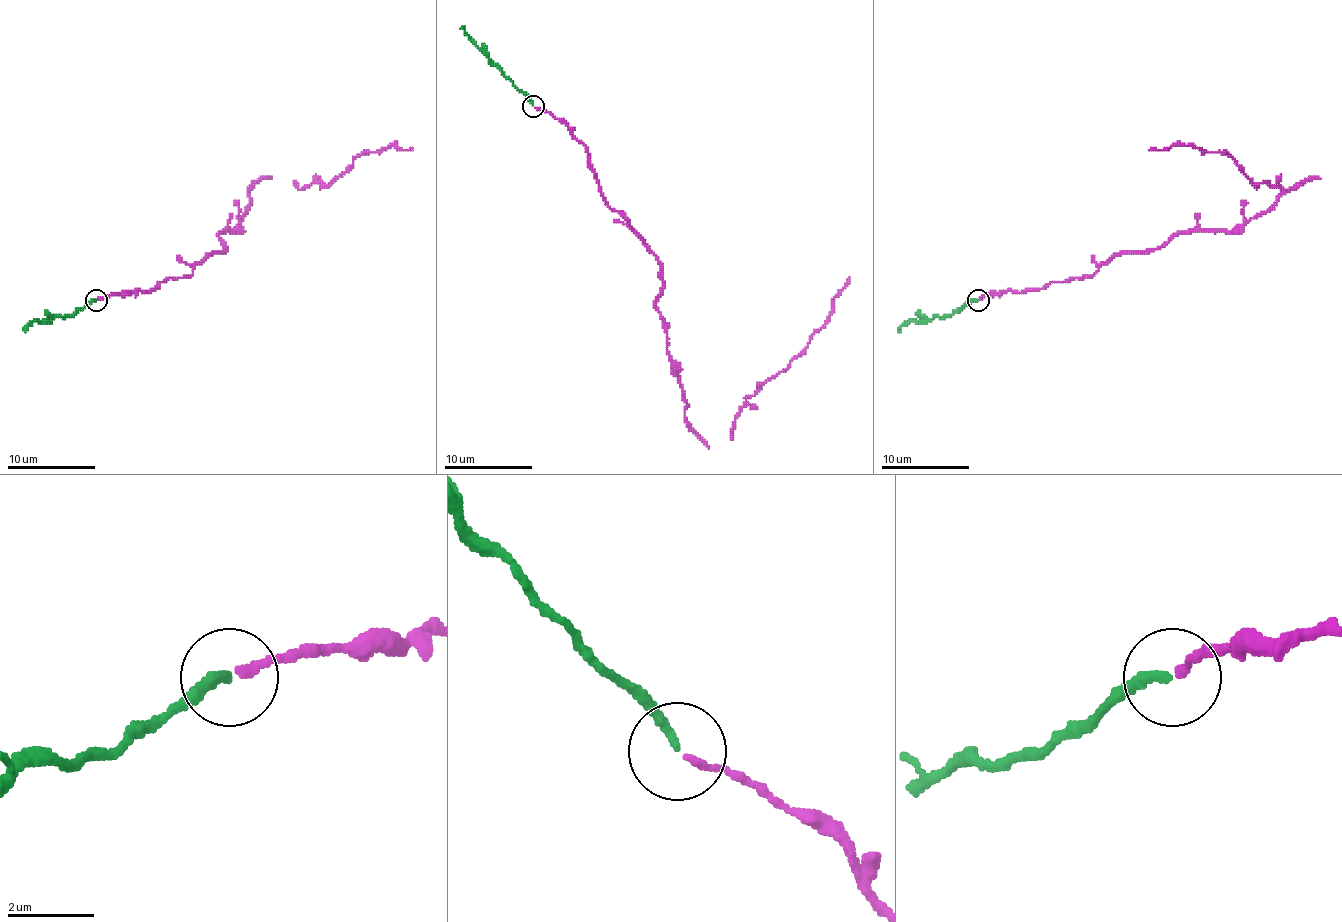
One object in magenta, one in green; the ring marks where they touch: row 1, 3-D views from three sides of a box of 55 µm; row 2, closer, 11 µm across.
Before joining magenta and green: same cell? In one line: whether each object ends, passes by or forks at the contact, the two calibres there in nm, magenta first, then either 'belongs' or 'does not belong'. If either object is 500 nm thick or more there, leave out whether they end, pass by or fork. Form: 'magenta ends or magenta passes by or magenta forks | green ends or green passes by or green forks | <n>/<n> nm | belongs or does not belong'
magenta ends | green ends | 170/200 nm | belongs

